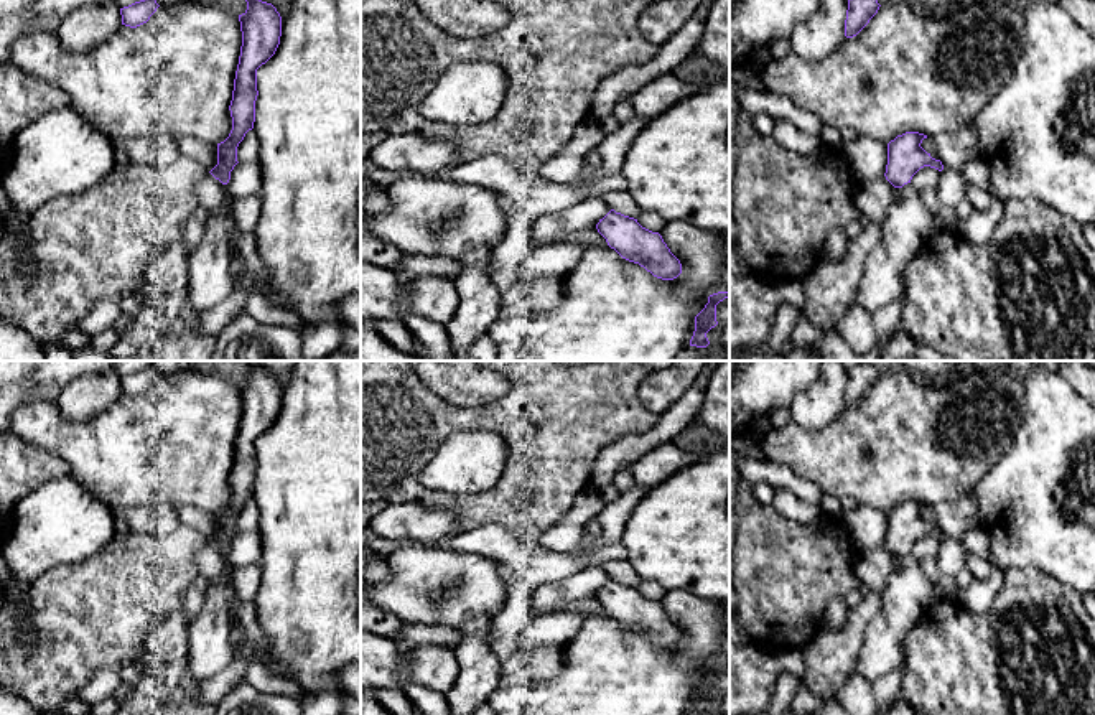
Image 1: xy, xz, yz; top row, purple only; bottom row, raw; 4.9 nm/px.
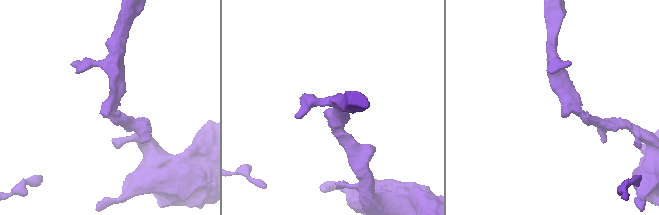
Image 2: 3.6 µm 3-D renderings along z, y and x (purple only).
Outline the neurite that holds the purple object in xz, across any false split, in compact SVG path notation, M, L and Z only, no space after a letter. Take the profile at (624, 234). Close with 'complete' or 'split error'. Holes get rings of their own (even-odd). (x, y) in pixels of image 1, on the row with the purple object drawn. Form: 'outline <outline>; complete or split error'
outline M611 209L599 219L596 229L622 259L639 264L654 277L673 280L682 273L680 260L662 236L642 227L637 219Z; complete

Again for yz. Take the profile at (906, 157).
outline M906 132L888 143L884 176L896 188L894 201L881 222L881 241L866 257L863 280L855 298L855 305L871 315L902 297L901 275L935 232L935 216L911 185L912 176L924 166L944 170L942 161L920 147L924 138L927 135Z; split error

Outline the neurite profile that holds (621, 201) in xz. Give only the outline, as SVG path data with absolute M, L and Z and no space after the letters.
M609 191L603 194L603 199L611 209L629 217L639 216L639 208L627 191Z

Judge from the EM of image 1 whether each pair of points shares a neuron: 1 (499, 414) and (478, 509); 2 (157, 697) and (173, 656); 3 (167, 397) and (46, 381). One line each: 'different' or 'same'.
1: same
2: same
3: different

